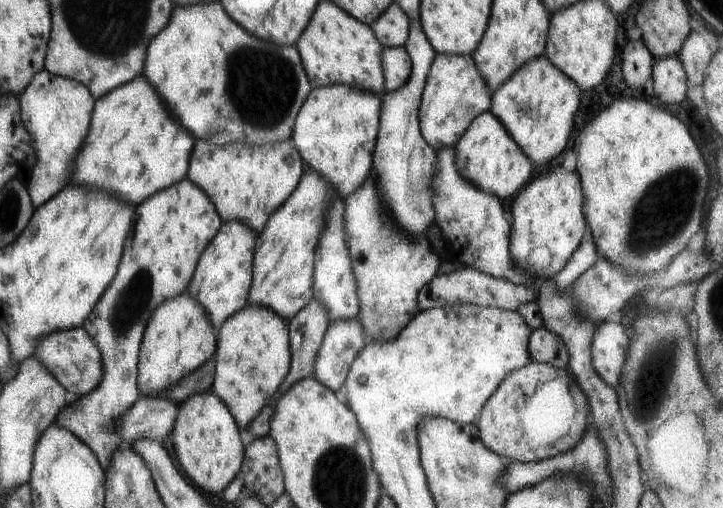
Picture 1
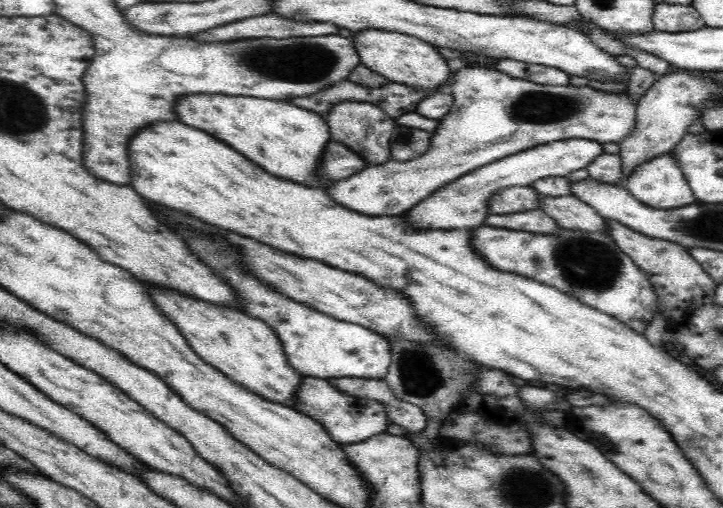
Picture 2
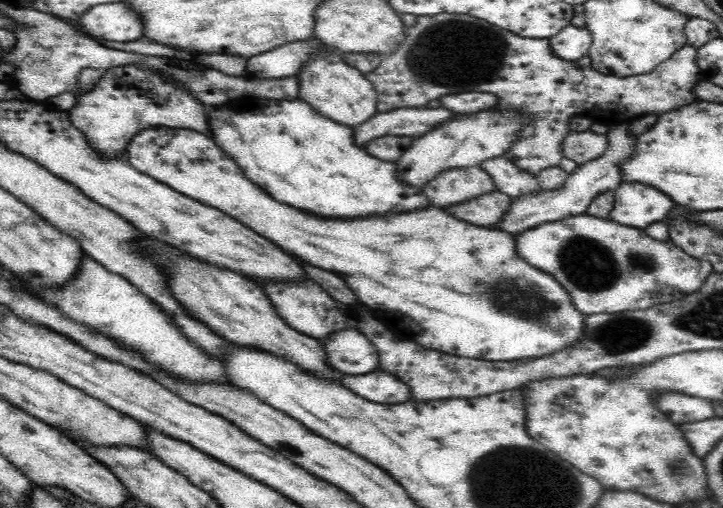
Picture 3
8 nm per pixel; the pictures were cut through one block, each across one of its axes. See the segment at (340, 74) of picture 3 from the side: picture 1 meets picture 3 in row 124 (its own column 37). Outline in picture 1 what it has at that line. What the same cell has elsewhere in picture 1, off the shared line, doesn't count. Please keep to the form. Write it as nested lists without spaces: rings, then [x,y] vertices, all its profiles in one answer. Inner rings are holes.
[[[82,326],[75,330],[48,334],[41,342],[37,342],[31,356],[45,365],[48,373],[53,375],[65,390],[73,394],[84,395],[91,392],[102,377],[99,349]]]

